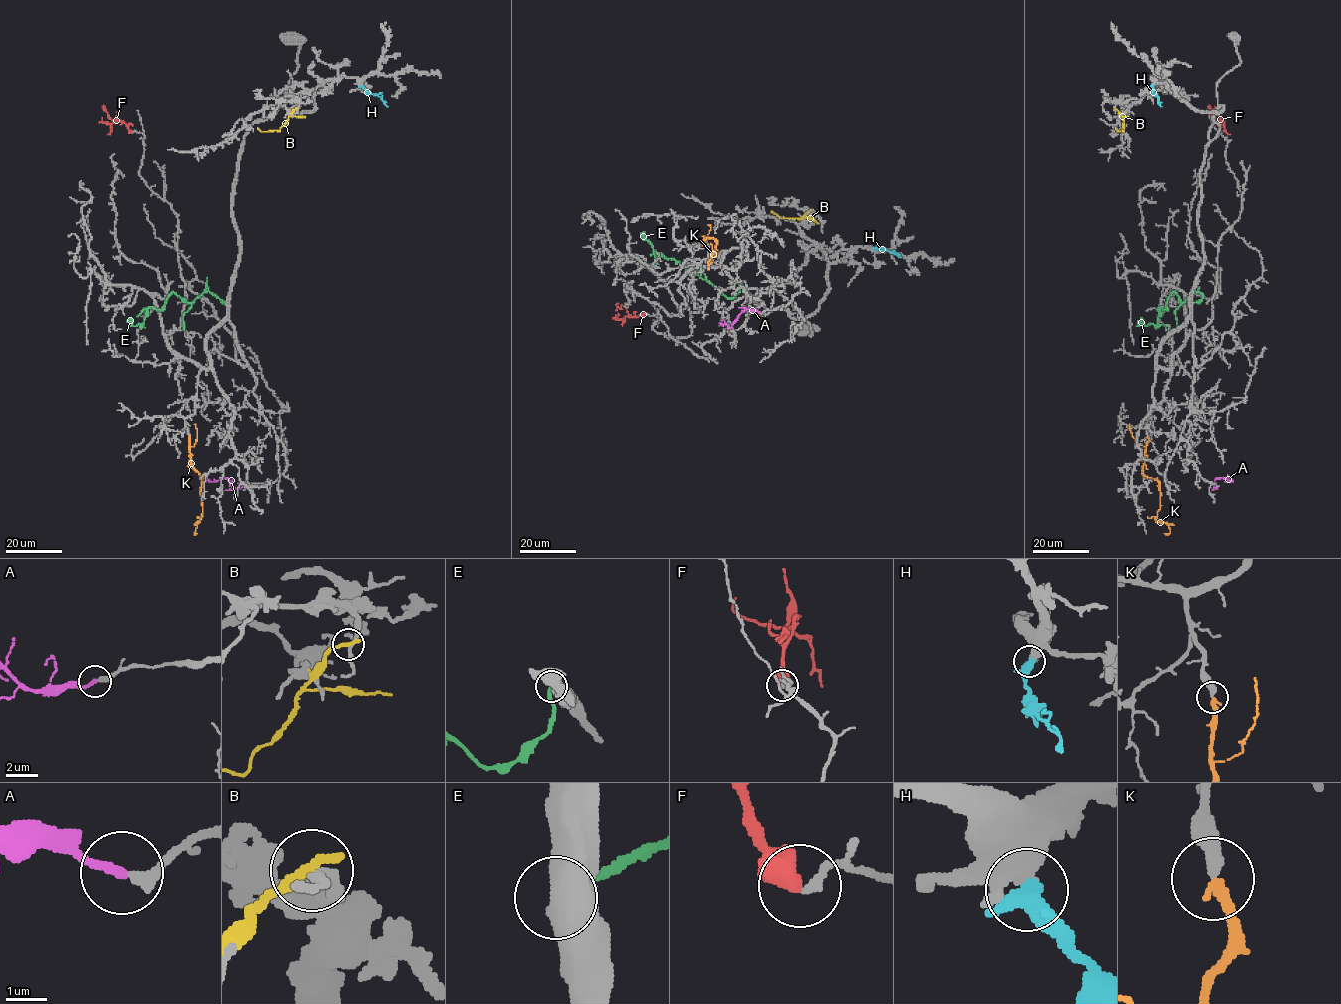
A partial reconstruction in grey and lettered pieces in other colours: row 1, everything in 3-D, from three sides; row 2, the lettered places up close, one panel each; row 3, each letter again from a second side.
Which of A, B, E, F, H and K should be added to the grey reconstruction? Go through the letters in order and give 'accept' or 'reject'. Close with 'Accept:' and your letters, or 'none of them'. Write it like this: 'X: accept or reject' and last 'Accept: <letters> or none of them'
A: accept
B: reject
E: reject
F: reject
H: reject
K: accept
Accept: A, K

